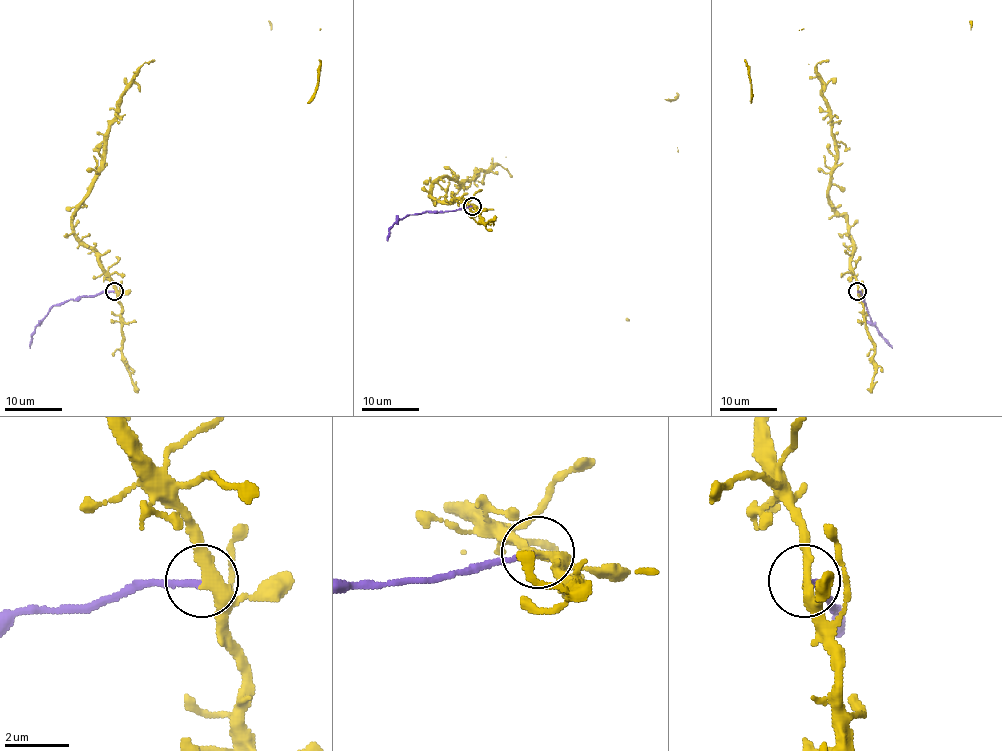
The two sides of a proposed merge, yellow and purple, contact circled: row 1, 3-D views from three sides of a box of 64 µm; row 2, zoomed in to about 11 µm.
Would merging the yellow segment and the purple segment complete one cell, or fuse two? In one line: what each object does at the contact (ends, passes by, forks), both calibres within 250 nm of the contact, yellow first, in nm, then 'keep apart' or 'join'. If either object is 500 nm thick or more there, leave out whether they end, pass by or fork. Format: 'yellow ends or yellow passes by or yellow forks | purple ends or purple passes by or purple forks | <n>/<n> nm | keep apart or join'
yellow passes by | purple ends | 320/180 nm | keep apart

